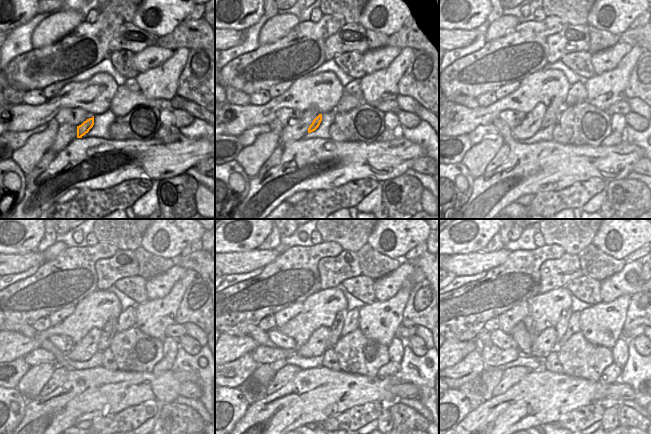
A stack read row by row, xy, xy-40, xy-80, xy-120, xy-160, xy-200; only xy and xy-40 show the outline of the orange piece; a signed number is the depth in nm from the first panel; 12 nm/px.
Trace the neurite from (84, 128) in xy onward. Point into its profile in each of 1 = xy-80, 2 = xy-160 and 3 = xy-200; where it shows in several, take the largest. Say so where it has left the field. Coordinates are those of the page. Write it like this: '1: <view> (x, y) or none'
1: xy-80 (552, 115)
2: xy-160 (335, 328)
3: xy-200 (562, 324)

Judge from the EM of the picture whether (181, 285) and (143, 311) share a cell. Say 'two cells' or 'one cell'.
one cell

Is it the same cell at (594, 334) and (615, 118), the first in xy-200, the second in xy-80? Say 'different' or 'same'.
different

